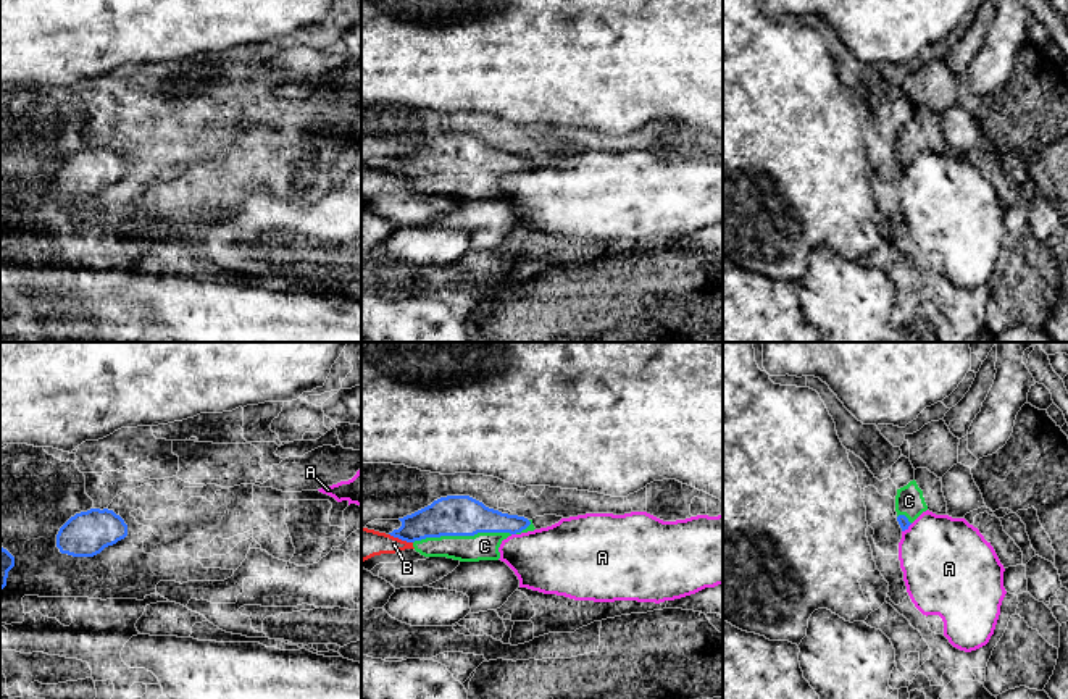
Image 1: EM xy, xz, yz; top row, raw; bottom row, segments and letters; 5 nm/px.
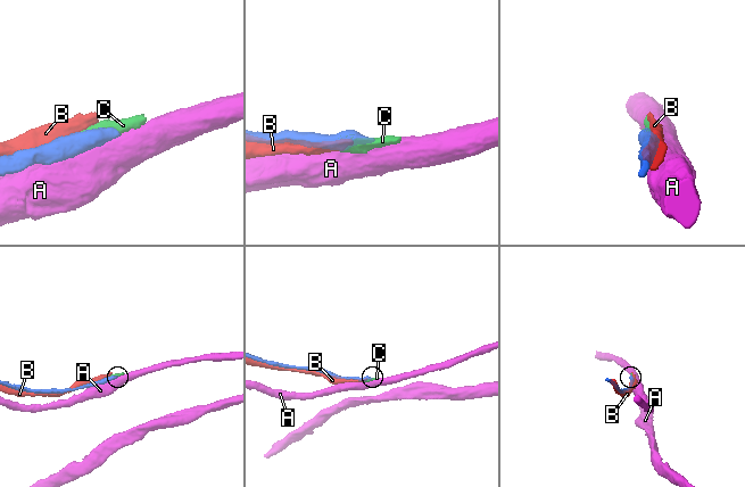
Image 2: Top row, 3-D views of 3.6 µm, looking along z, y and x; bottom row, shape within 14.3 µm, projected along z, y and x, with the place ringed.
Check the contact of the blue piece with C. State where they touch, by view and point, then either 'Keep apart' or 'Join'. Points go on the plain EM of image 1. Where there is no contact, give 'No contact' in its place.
Touches blue at xz (462, 173). Join

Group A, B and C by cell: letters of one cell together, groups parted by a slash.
A / B / C

